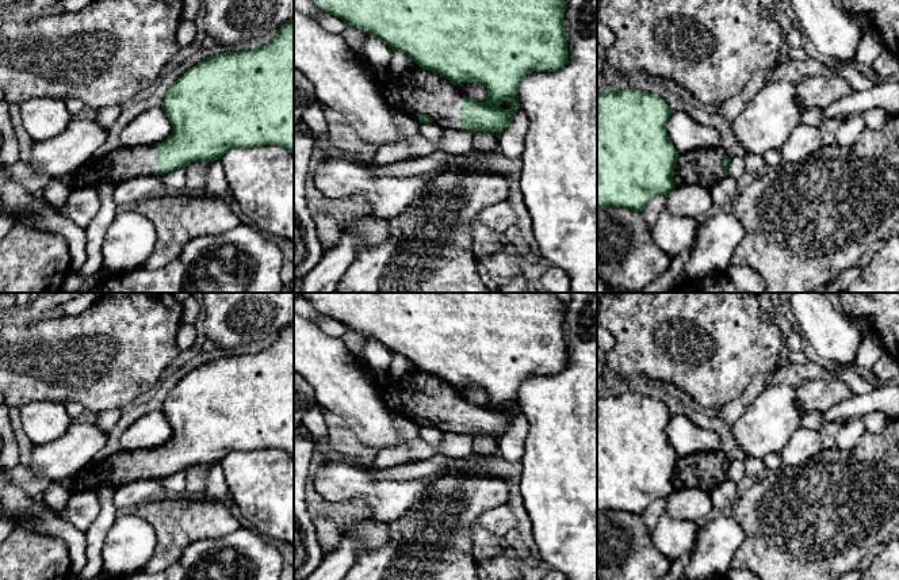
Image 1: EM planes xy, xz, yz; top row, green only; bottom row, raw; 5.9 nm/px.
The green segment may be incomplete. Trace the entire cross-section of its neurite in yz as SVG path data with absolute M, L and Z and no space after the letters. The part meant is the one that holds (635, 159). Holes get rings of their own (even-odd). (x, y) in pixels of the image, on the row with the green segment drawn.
M605 89L597 95L597 207L643 211L647 203L676 186L711 188L727 176L730 156L720 146L677 154L666 134L673 110L659 96L636 89Z

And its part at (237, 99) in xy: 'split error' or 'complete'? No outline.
split error

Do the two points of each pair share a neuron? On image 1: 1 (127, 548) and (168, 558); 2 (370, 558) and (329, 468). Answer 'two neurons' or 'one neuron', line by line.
1: two neurons
2: two neurons

